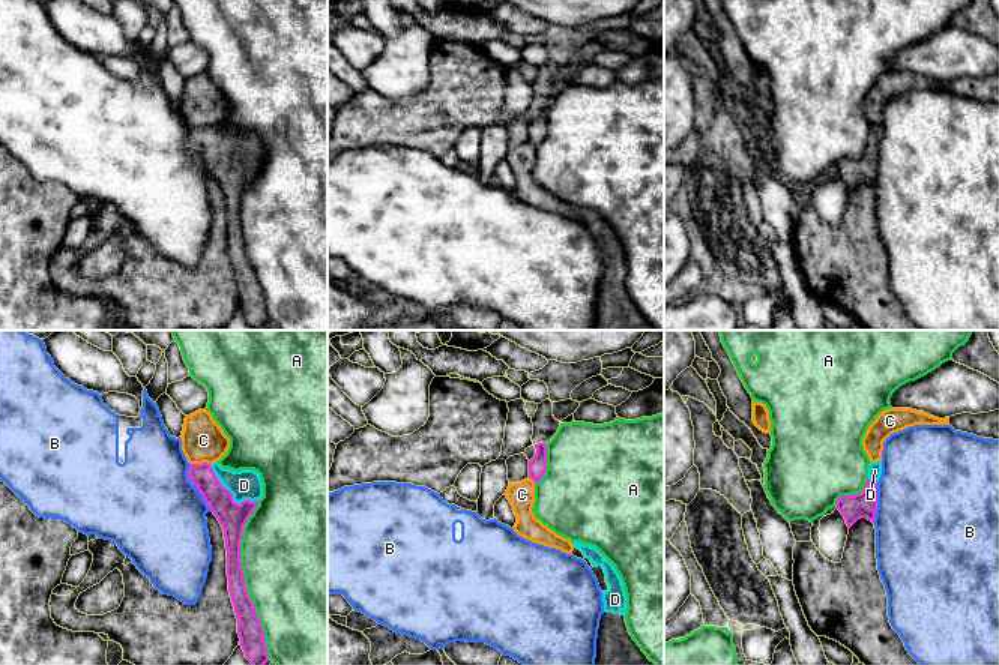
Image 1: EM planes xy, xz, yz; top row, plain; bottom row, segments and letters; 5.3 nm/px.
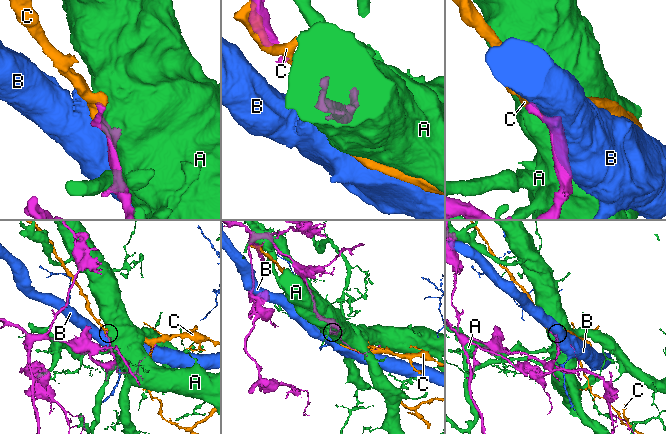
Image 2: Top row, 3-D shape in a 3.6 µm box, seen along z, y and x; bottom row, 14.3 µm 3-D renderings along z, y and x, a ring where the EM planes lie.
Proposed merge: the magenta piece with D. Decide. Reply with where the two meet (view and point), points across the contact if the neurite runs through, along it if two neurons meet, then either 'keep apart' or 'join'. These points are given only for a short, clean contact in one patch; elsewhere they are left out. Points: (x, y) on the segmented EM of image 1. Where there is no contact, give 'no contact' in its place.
contact xy (230, 493); way xy (232, 517), (230, 493), (244, 485); join

